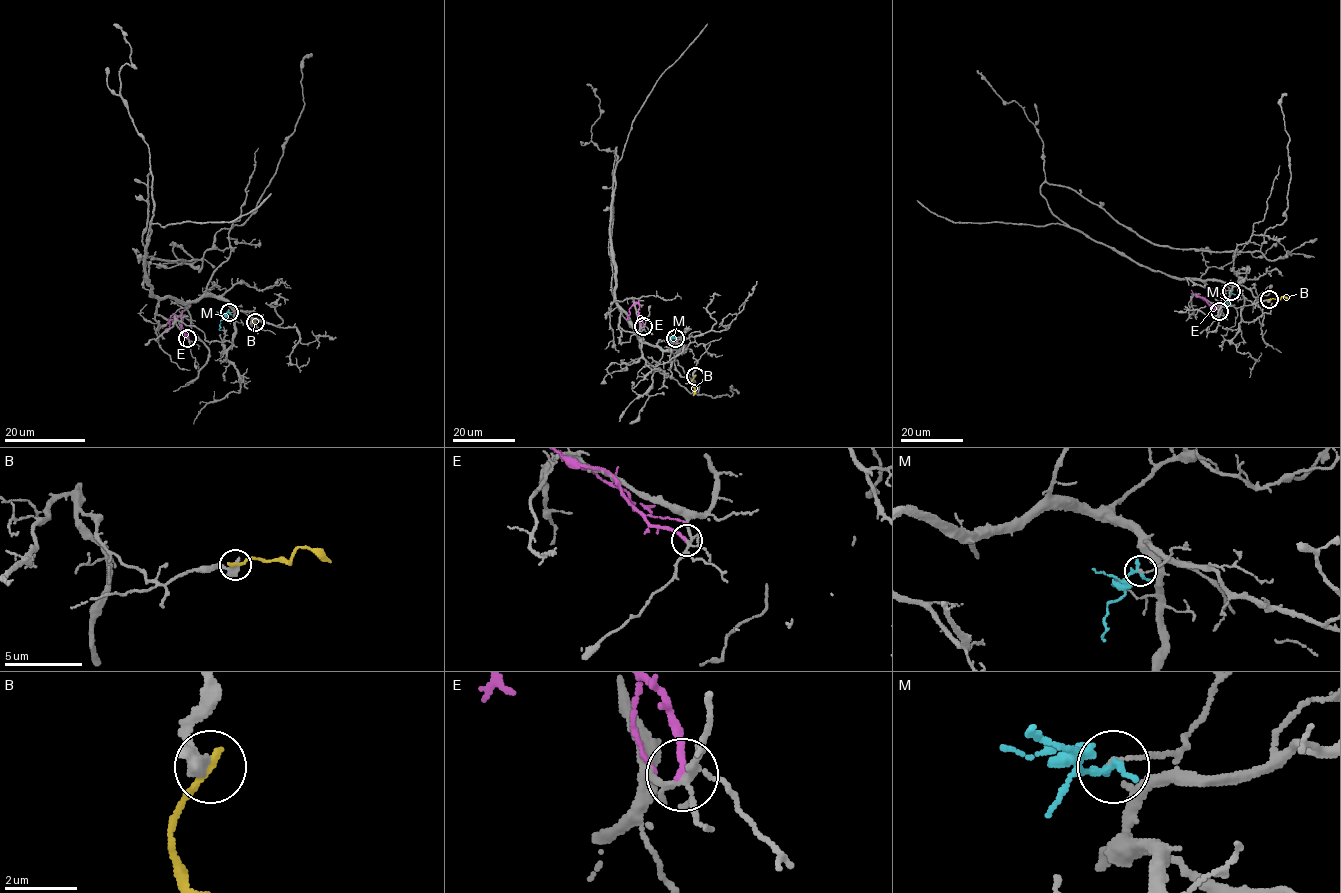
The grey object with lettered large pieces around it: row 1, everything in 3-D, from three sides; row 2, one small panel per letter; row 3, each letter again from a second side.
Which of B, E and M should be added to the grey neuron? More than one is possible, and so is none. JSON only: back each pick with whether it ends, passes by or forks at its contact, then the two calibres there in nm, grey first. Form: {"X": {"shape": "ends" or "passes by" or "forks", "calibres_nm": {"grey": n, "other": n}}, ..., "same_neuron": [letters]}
{"same_neuron": []}

